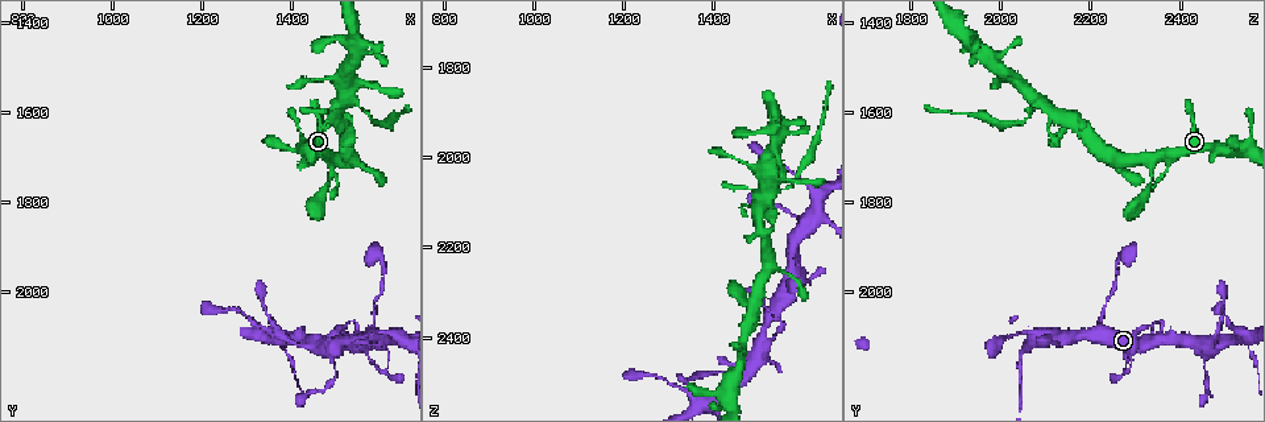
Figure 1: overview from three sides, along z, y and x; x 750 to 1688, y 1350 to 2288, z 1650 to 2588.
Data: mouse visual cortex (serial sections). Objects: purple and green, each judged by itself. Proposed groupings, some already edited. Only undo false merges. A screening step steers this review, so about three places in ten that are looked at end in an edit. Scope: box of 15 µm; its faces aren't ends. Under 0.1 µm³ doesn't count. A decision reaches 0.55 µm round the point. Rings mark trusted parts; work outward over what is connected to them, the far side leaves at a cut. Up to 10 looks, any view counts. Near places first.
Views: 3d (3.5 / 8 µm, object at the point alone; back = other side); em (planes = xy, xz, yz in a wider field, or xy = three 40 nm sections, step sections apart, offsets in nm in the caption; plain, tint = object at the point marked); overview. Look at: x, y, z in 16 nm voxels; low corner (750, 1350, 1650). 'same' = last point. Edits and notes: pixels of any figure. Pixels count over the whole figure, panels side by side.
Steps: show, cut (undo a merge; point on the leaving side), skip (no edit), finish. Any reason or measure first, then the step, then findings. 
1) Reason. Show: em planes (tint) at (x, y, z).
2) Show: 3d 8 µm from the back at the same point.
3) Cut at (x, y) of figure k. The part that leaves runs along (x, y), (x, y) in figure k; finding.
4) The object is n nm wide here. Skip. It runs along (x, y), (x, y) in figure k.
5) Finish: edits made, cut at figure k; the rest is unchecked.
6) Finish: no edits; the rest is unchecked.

Calibre changes. Show: 3d 8 µm at (1455, 1790, 2320).

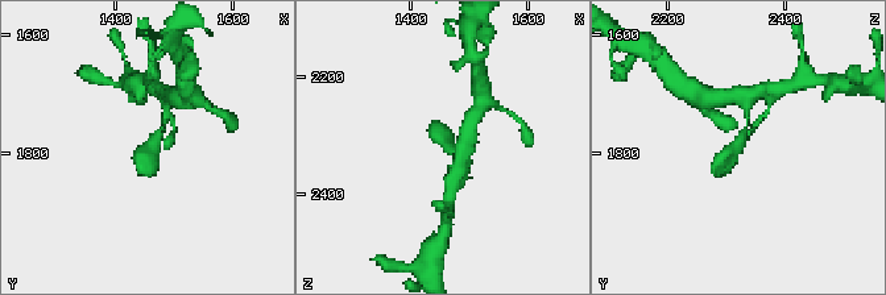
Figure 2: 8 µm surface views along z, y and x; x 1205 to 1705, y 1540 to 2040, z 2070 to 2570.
Show: 3d 3.5 µm at (1460, 1785, 2320).

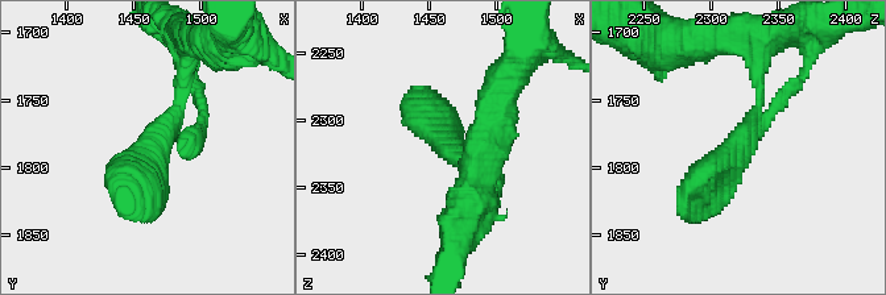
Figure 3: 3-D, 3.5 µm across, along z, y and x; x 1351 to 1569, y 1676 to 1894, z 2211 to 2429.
Show: em xy step 5 (tint) at (1462, 1786, 2318).

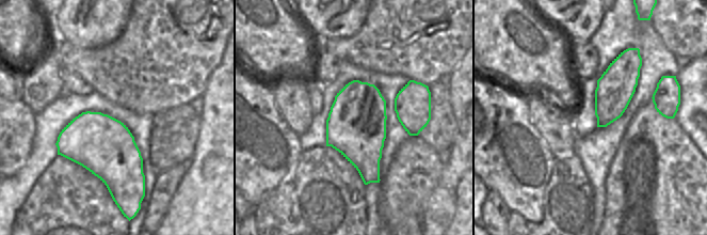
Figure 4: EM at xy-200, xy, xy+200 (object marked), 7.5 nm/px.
Skip. It runs along (757, 77), (760, 104), (746, 137), (682, 210) in figure 3; one cell here.

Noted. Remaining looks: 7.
Three-way junction. Show: 3d 3.5 µm at (1535, 2105, 2340).

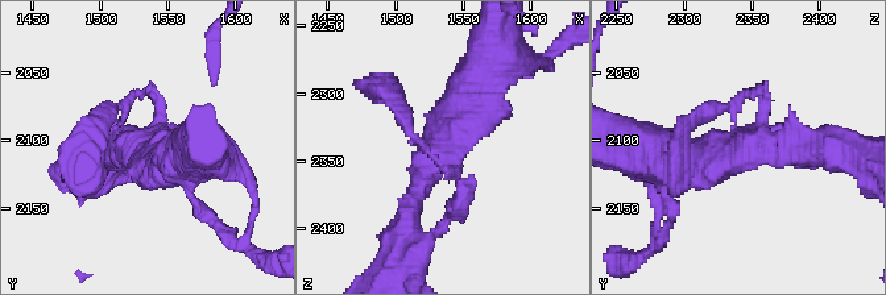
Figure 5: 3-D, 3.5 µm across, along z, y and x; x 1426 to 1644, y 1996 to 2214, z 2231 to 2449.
Show: em xy step 2 (plain) at (1536, 2108, 2342).

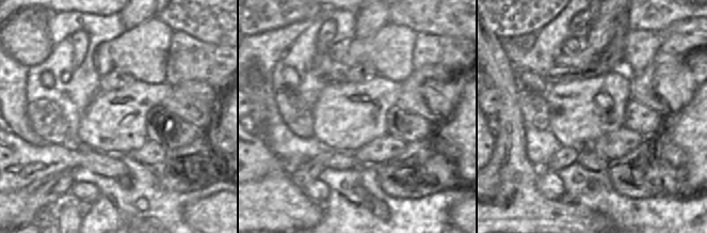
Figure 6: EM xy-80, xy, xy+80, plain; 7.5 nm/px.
Show: em xy step 2 (tint) at the same point.

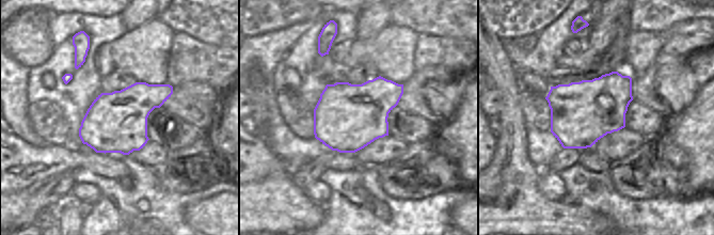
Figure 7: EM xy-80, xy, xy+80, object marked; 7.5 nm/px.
Skip. It runs along (483, 78), (446, 125), (405, 220) in figure 5; one cell here.

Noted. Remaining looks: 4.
Two arms in line, one across. Show: 3d 8 µm at (1460, 2115, 2490).

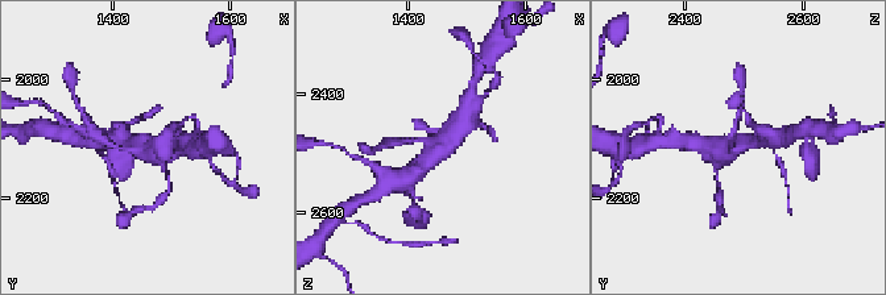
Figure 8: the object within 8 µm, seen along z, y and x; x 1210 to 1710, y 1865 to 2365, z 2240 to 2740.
3 arms meet here; the arms are 150, 400, 600 nm wide. Show: em xy step 3 (tint) at (1460, 2110, 2490).

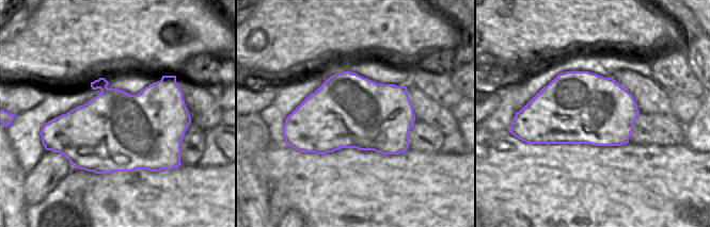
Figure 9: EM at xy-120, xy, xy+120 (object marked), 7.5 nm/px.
Skip. It runs along (463, 119), (451, 142), (415, 173) in figure 8; all the same cell.

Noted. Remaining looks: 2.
Show: 3d 3.5 µm at (1630, 2100, 2080).

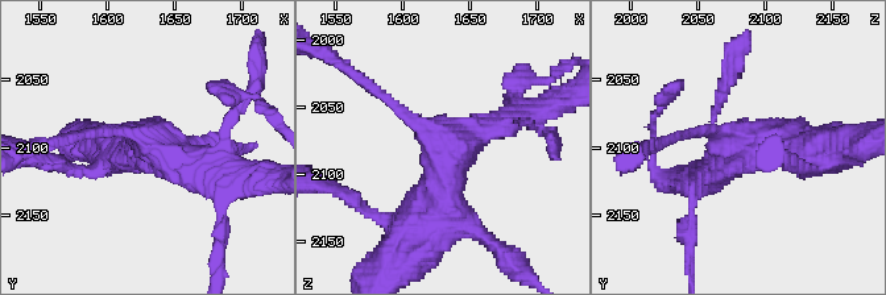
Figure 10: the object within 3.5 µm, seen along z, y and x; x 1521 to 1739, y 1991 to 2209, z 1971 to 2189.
Show: em xy step 1 (tint) at (1632, 2096, 2078).

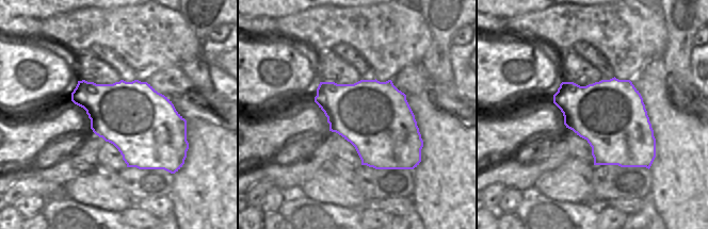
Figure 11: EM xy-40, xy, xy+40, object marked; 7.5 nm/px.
The object is 550 nm wide here. Skip. It runs along (431, 229), (447, 145), (379, 91) in figure 10; all the same cell.

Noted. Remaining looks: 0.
Finish: no edits; the rest is unchecked.

